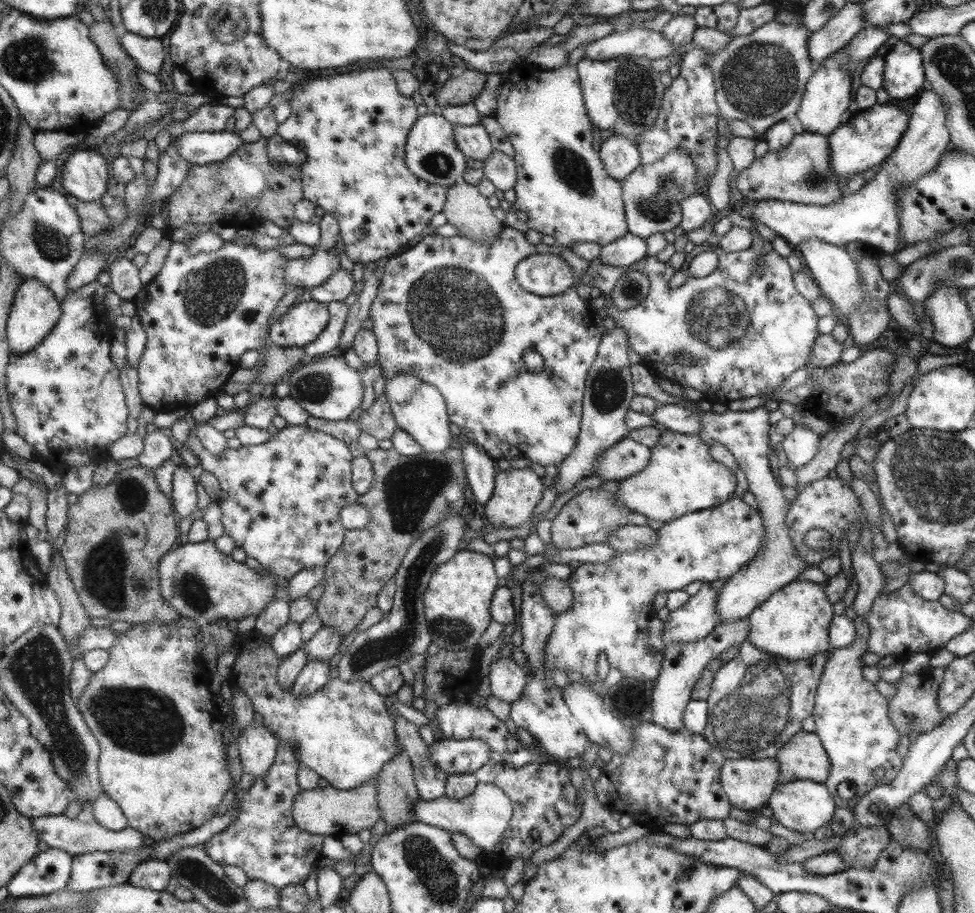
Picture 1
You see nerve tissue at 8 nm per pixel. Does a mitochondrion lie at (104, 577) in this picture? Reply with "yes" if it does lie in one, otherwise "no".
yes

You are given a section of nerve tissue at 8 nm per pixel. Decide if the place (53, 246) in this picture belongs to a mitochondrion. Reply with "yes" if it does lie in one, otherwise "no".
yes

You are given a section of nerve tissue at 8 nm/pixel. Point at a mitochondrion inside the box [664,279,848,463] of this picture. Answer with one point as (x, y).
(717, 320)

